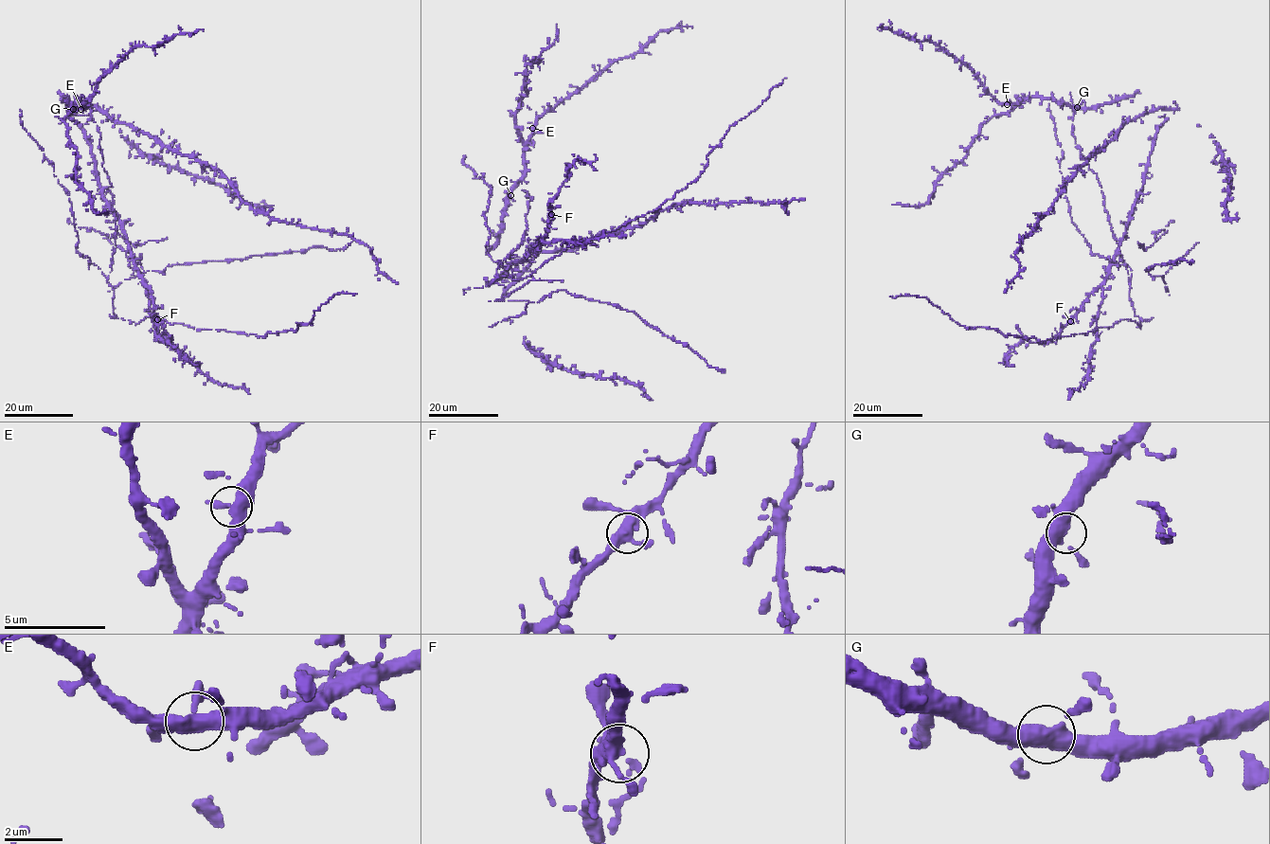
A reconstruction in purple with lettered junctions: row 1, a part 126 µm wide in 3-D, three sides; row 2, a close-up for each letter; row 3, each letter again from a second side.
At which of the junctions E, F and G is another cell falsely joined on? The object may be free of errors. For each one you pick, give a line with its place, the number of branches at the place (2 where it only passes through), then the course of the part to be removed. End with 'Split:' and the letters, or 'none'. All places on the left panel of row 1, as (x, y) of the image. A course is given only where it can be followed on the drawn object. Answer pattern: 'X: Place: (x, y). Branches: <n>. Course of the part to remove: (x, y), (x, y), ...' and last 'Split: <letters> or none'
Split: none

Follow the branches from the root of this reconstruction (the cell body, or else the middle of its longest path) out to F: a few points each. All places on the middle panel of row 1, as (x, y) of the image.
F: (512, 263), (525, 258), (546, 233), (546, 221), (551, 215)

